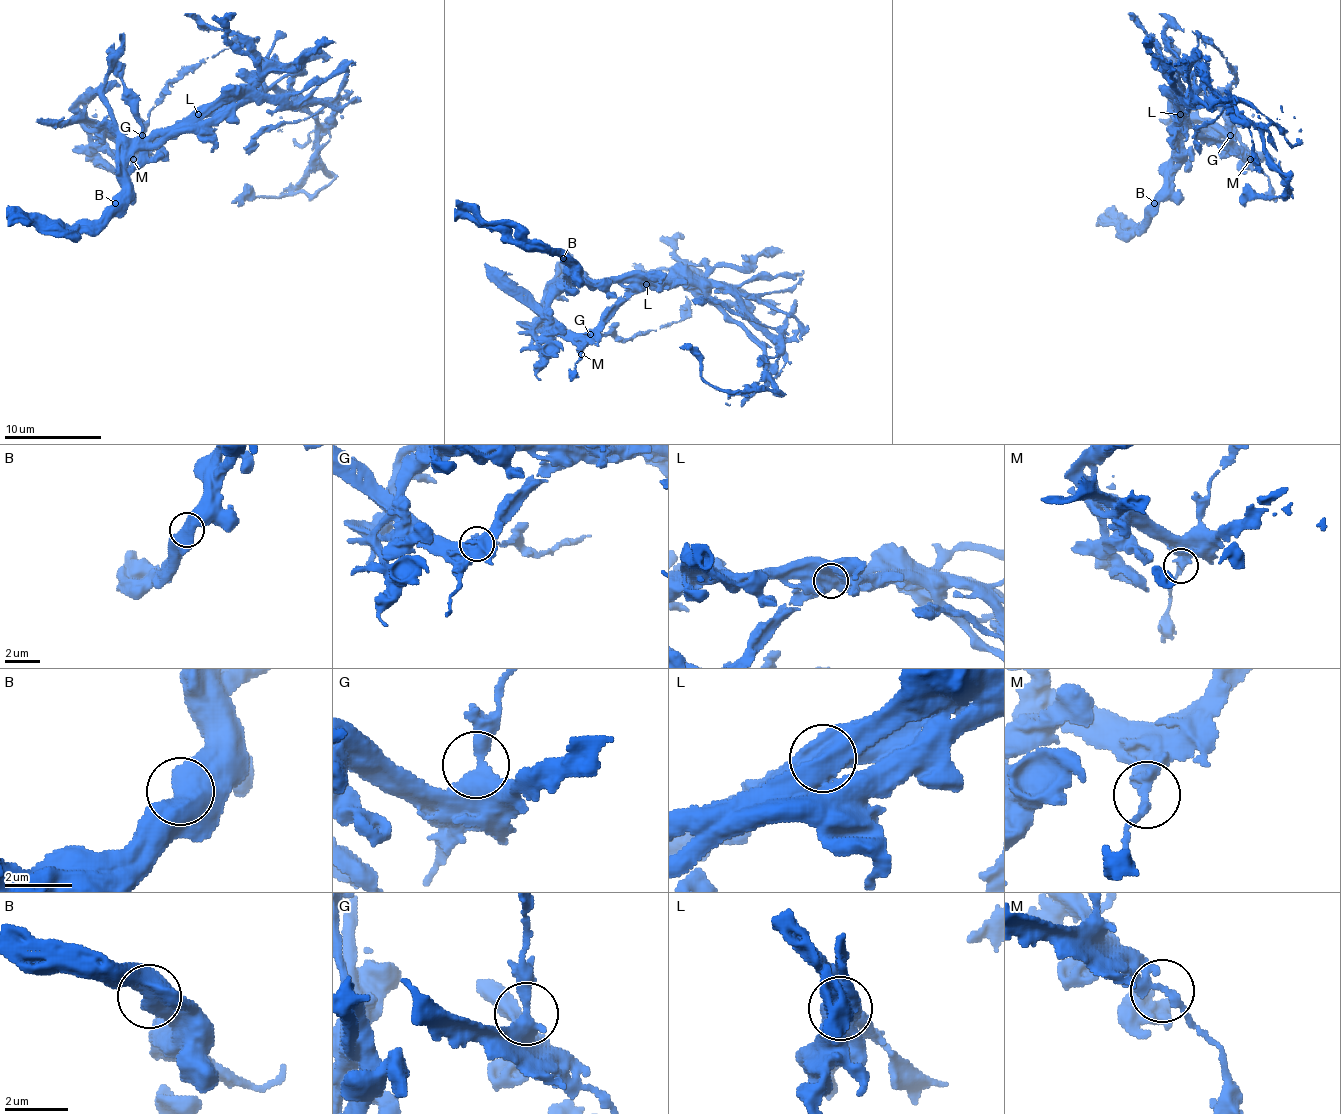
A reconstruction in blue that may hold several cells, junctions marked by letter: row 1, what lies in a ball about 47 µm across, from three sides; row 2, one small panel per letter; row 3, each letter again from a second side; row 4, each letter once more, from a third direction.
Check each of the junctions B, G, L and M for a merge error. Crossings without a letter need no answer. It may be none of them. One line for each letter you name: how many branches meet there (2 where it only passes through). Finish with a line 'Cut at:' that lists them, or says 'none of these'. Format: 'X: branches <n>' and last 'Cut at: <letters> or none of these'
B: branches 1
L: branches 2
Cut at: B, L

